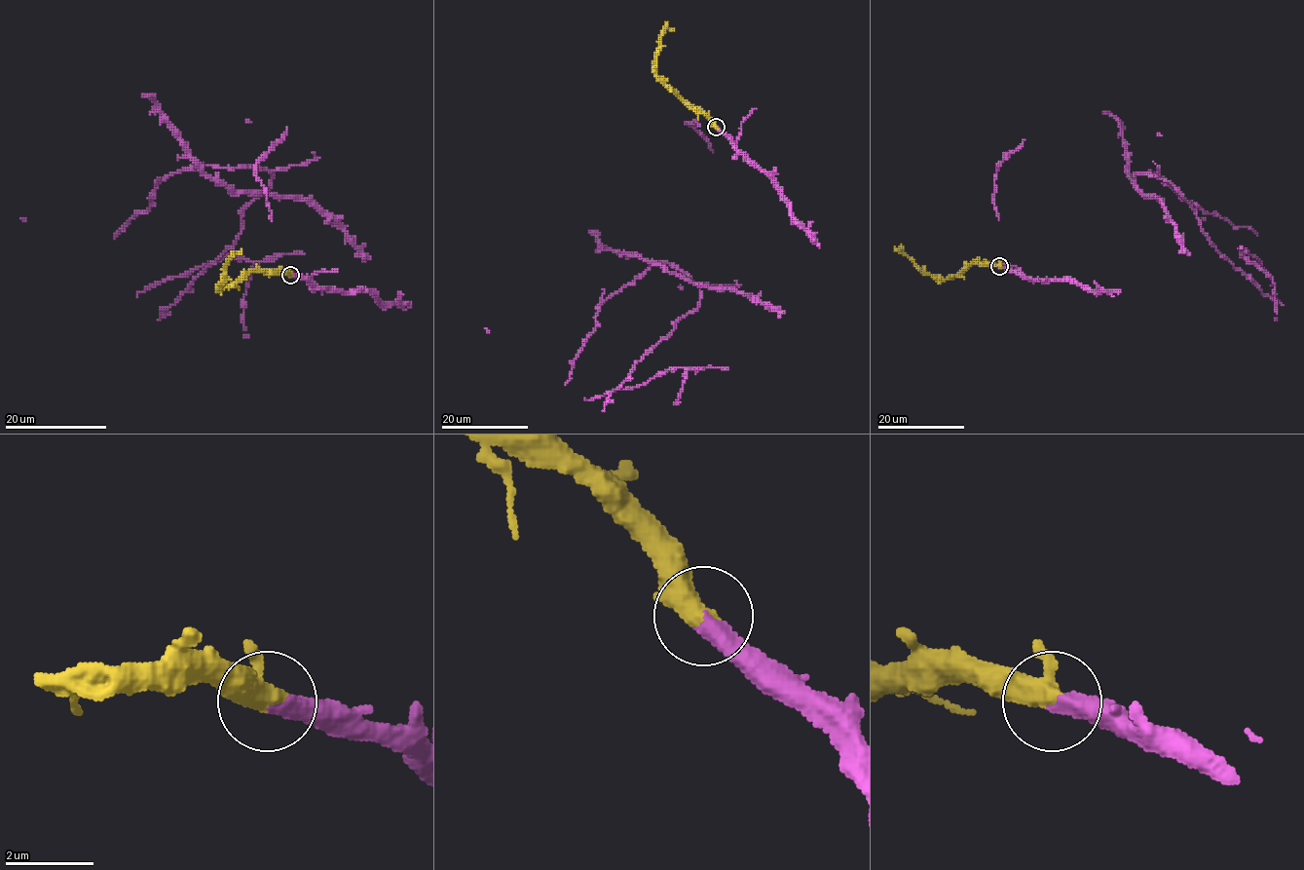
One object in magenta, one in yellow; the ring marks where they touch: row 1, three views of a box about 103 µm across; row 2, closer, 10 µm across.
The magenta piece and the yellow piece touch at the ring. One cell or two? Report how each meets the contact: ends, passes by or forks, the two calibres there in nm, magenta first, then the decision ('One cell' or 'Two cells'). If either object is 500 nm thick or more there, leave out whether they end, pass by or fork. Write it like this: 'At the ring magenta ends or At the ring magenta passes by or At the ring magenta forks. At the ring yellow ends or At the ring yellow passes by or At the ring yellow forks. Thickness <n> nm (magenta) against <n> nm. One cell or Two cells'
At the ring magenta ends. At the ring yellow passes by. Thickness 480 nm (magenta) against 420 nm. One cell

